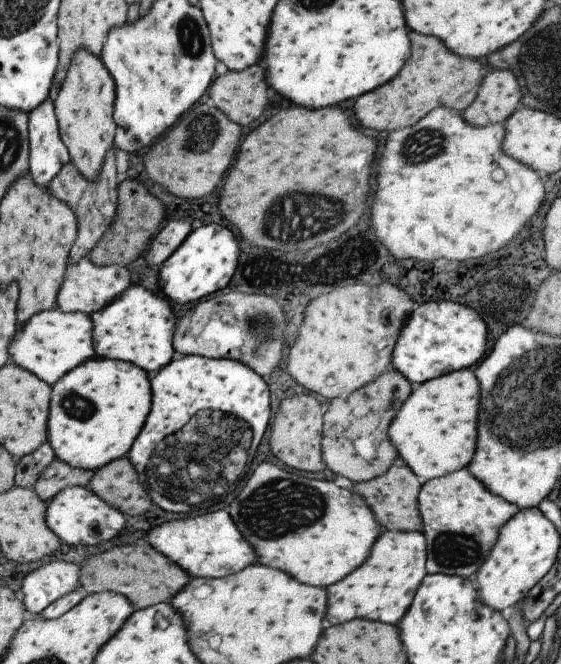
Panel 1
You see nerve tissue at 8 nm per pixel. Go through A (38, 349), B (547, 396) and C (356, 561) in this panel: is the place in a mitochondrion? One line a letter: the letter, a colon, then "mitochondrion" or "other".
A: other
B: mitochondrion
C: other

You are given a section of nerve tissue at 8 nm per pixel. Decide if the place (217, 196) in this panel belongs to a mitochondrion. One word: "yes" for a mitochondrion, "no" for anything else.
no

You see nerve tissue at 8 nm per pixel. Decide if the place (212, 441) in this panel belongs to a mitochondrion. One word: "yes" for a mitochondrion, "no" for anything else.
yes

